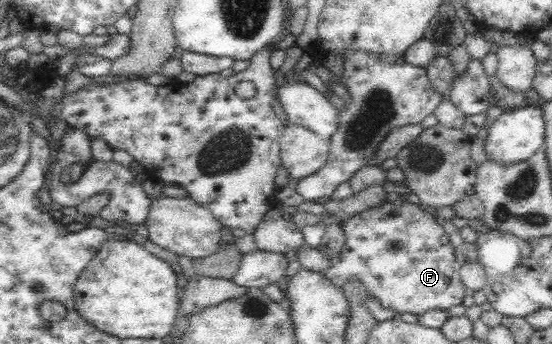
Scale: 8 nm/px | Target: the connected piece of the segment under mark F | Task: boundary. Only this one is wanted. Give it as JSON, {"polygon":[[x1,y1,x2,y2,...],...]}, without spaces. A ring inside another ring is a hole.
{"polygon":[[392,197,343,220,341,230,345,232,345,246,338,255,329,259,329,267,322,272,335,287,342,288,349,280,361,280,367,293,377,298,381,307,391,310,395,315,419,315,430,309,446,310,453,305,459,305,463,297,469,293,461,279,461,265,455,259,456,249,449,234,445,232,443,225,437,222,431,210,424,206]]}

